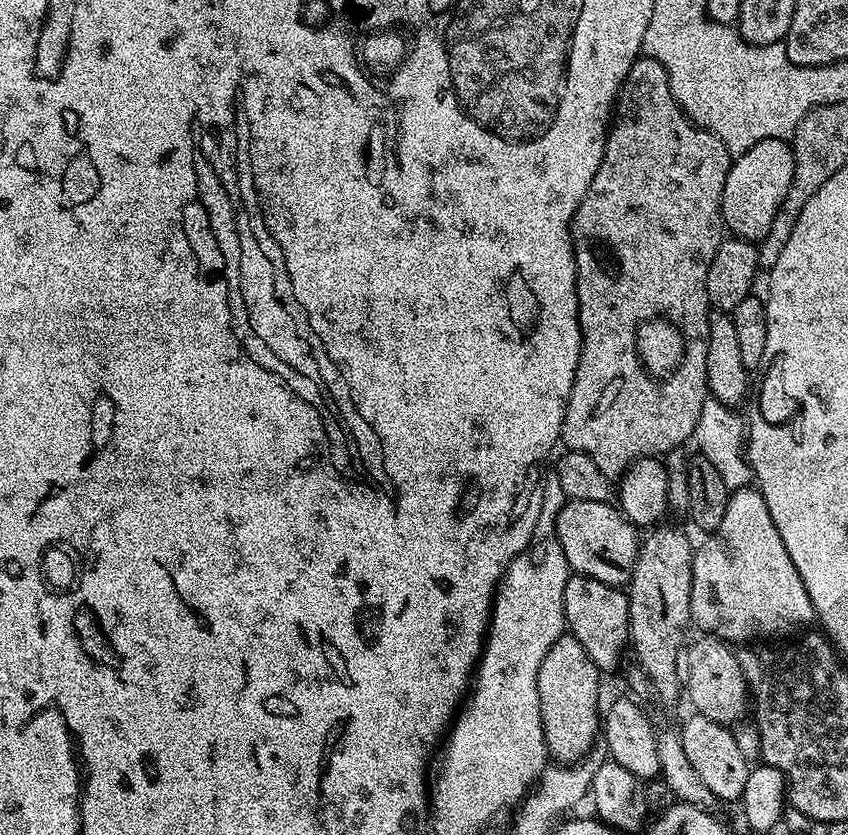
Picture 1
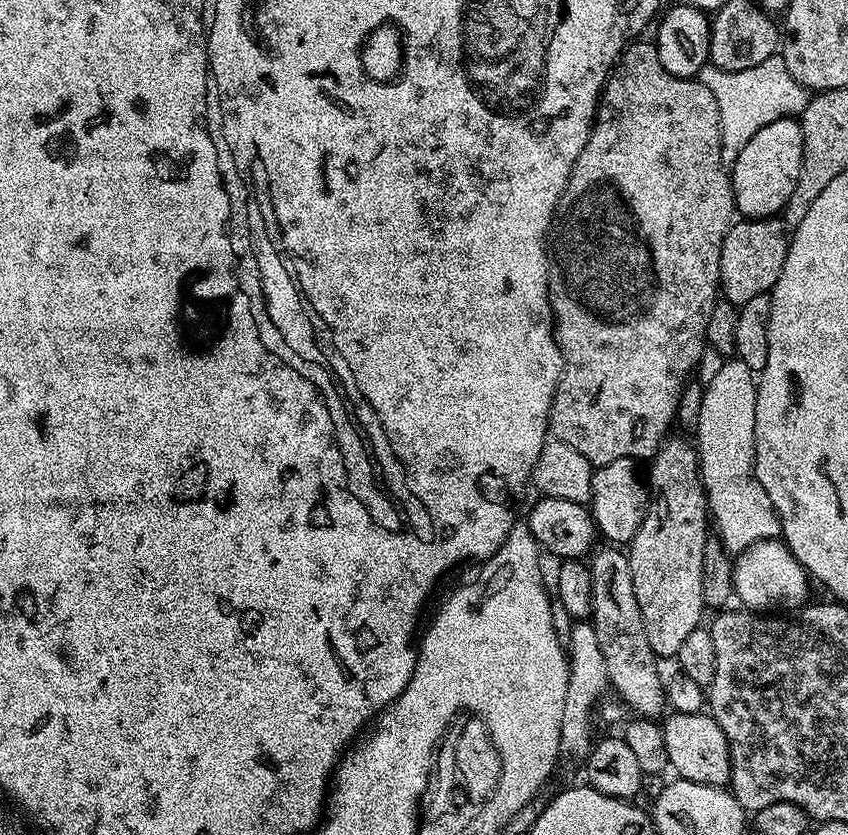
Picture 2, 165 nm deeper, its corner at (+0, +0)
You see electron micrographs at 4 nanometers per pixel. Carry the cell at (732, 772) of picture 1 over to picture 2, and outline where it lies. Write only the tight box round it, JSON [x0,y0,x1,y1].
[662,710,731,788]

